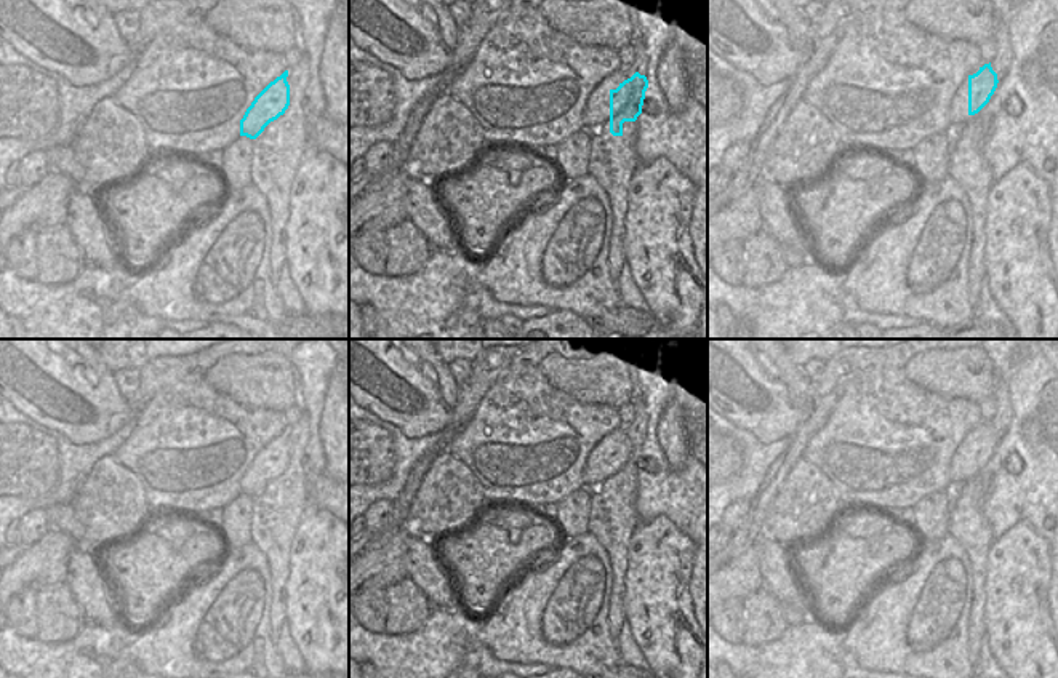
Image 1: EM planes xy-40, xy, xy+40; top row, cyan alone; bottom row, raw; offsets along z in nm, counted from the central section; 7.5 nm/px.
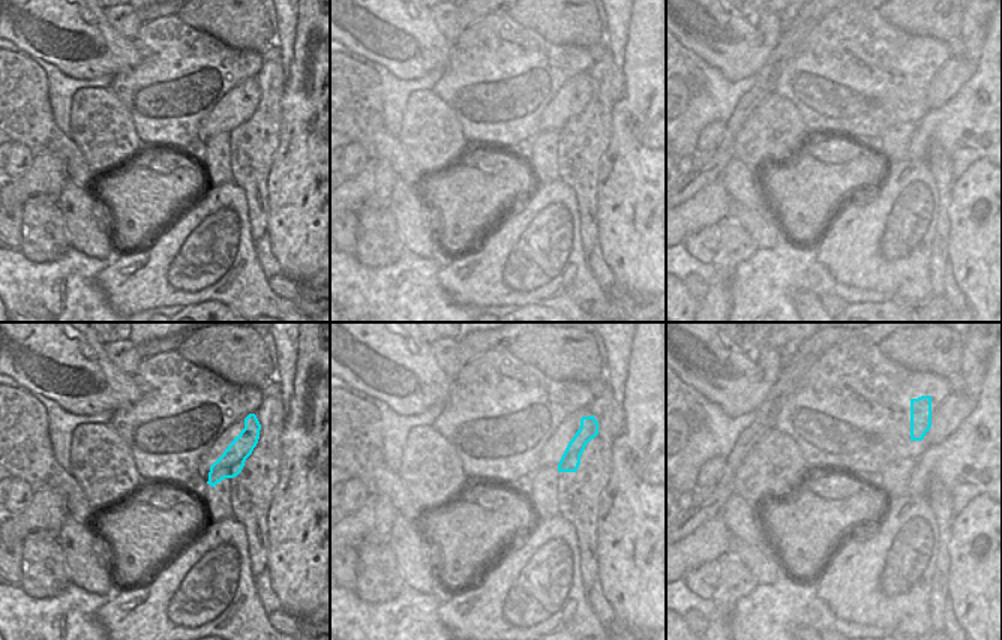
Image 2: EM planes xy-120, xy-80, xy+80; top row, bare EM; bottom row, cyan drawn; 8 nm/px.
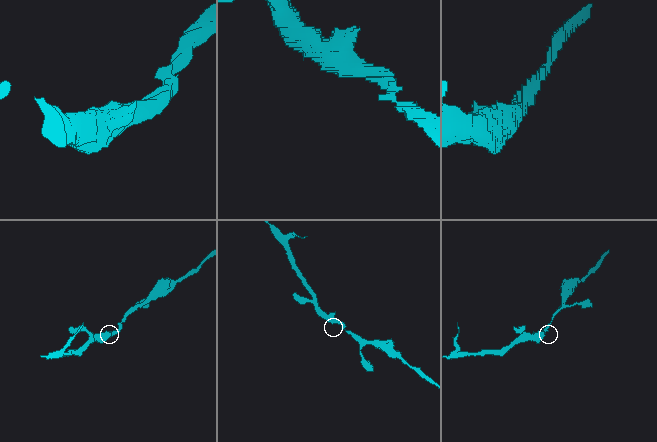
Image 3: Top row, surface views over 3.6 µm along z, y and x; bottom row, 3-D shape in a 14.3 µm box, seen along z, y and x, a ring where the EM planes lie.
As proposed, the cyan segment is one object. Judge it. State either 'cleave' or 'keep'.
keep

